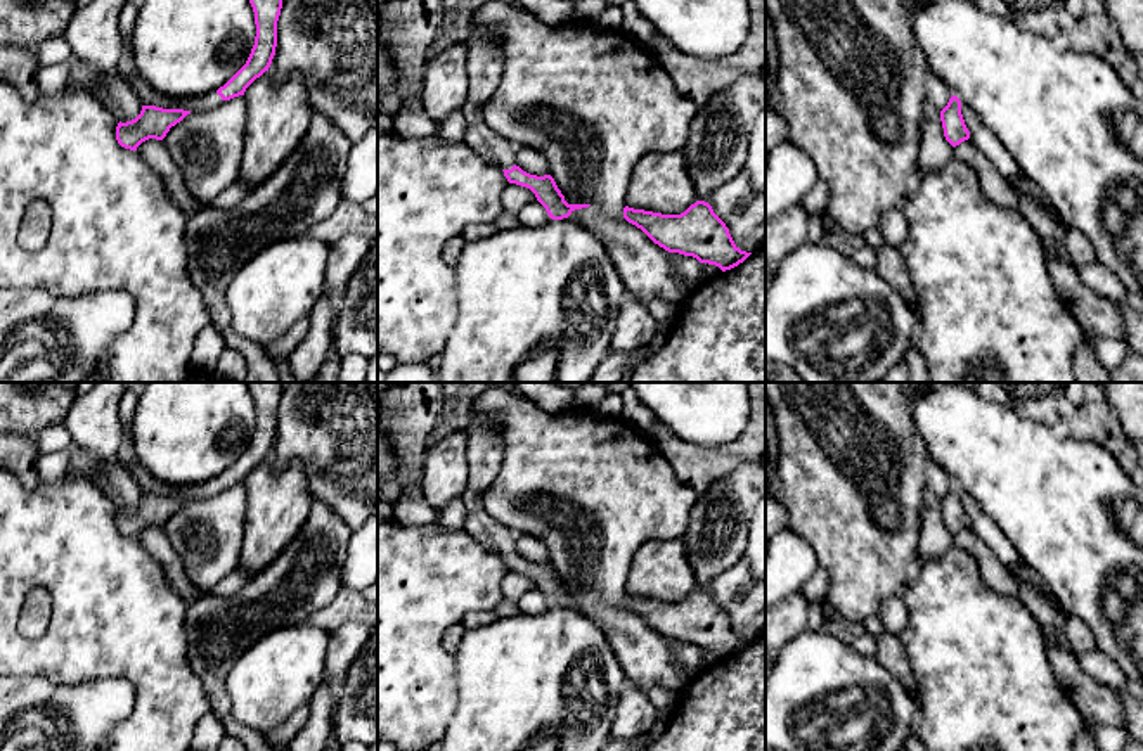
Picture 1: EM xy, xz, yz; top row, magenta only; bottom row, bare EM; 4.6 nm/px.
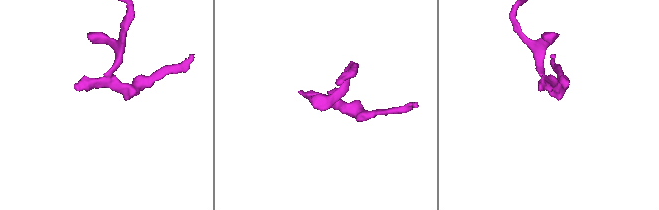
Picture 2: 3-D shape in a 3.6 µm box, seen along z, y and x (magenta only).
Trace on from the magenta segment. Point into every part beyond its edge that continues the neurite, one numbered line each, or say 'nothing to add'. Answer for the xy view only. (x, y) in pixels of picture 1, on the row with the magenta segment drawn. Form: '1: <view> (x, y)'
nothing to add

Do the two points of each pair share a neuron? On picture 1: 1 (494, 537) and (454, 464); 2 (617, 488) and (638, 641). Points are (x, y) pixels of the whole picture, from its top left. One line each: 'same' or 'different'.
1: different
2: same

